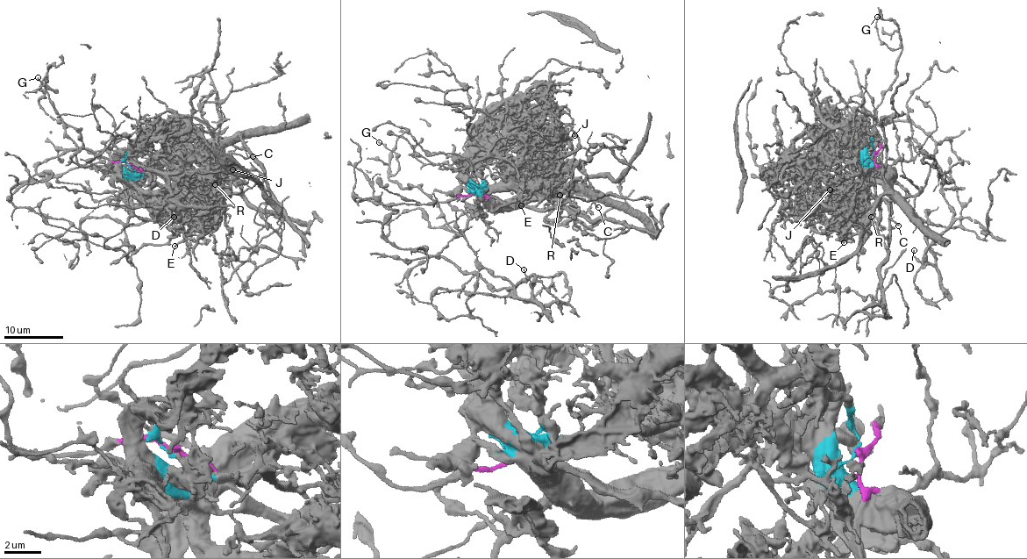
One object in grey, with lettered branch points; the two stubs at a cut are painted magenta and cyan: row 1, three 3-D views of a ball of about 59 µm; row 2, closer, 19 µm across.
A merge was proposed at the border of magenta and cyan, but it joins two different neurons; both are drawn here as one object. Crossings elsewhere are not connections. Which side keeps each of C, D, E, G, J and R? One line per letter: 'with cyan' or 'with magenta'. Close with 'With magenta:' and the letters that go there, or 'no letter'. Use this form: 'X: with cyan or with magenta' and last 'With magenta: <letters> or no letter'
C: with cyan
D: with magenta
E: with cyan
G: with magenta
J: with cyan
R: with cyan
With magenta: D, G

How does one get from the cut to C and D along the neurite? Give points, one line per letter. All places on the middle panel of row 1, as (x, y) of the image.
C: (474, 190), (497, 184), (510, 175), (517, 179), (568, 176), (569, 189), (588, 197), (598, 207)
D: (474, 190), (482, 192), (485, 204), (440, 255), (494, 288), (534, 275), (533, 283), (523, 269)

